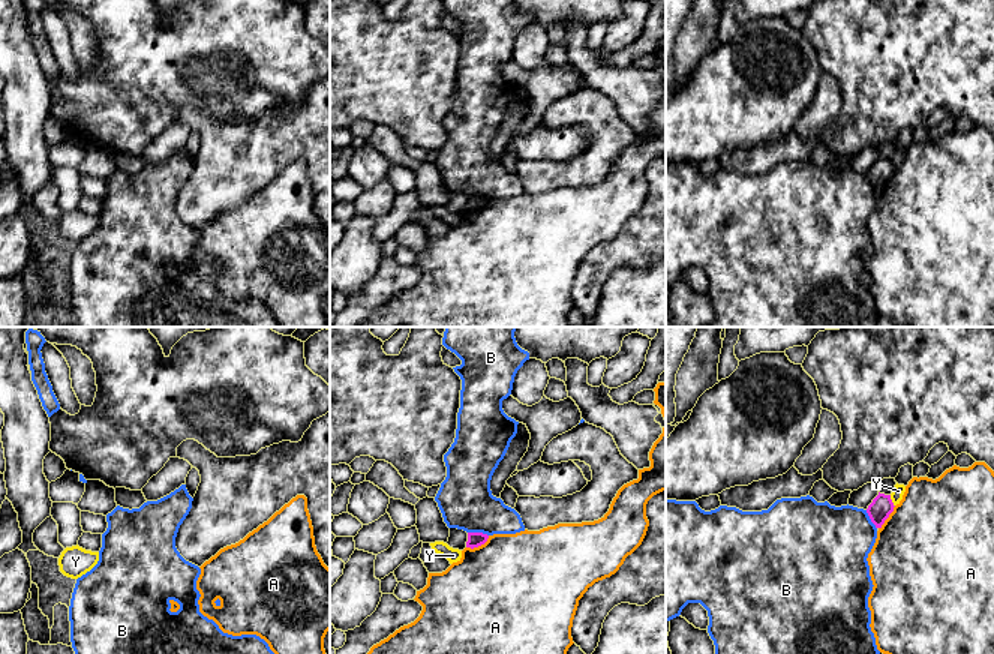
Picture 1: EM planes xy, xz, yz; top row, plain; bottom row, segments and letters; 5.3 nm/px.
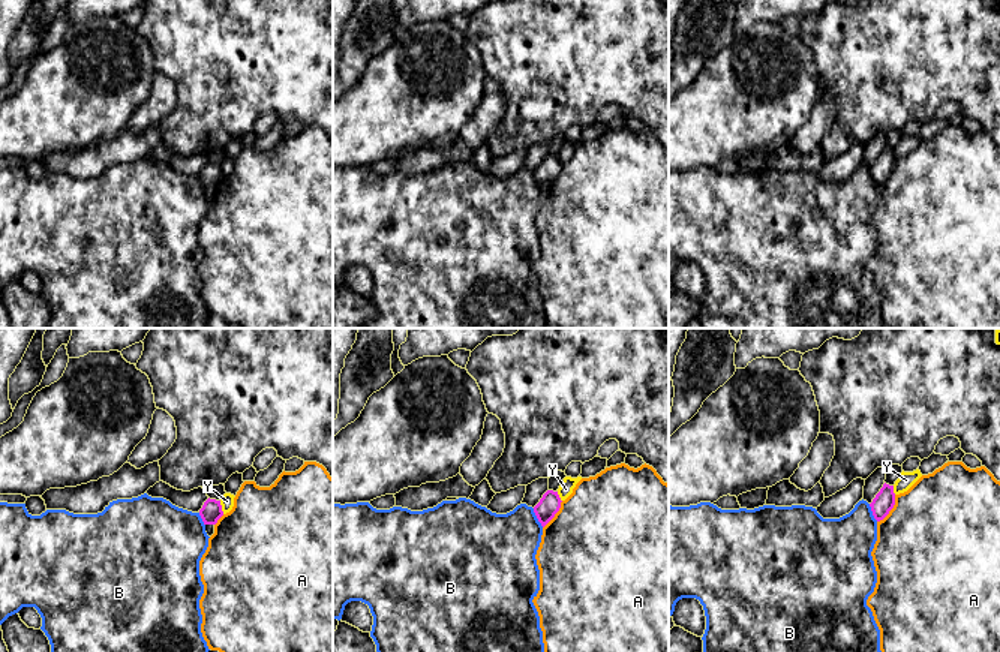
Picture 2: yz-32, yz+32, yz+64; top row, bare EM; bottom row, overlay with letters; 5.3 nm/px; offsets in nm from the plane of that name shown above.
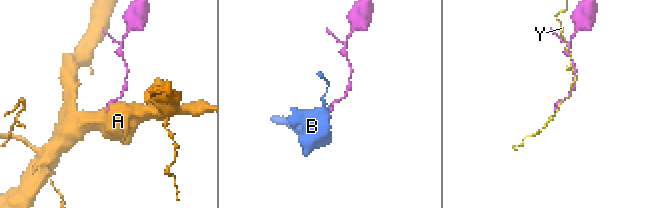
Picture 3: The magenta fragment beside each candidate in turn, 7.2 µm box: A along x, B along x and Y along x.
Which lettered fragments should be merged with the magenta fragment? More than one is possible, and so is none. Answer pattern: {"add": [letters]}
{"add": []}

